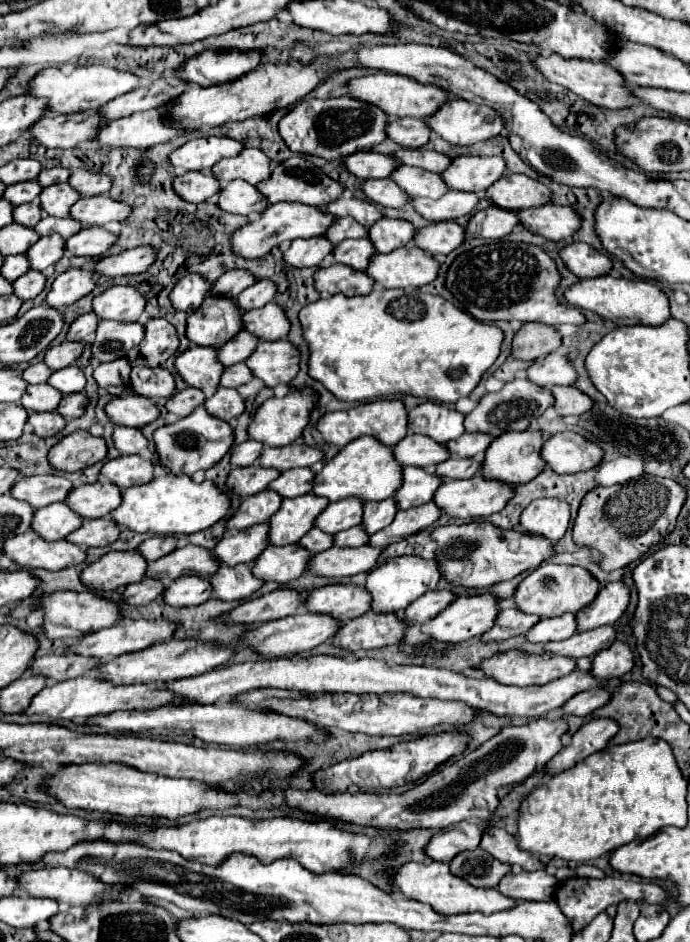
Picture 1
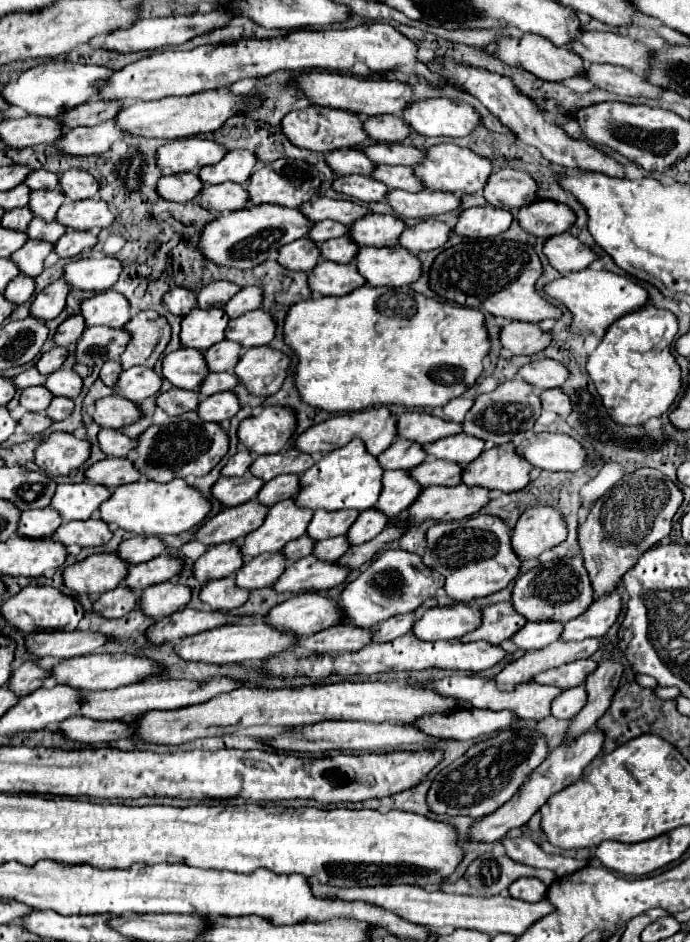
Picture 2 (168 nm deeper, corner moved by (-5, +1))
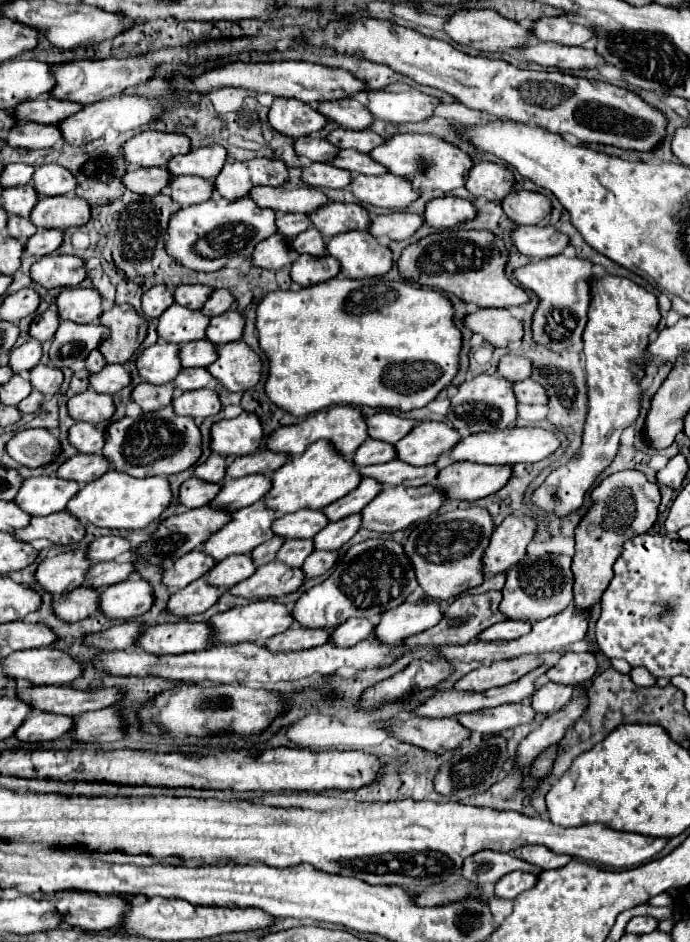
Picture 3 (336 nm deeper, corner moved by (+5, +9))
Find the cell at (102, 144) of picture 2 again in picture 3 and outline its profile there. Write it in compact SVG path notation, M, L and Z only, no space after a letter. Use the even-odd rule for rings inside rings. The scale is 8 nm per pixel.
M18 121L6 135L6 143L14 149L48 149L58 145L62 139L56 125L42 125L32 121Z

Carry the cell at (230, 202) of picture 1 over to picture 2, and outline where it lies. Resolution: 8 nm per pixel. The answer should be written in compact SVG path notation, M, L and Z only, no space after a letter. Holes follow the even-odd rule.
M220 183L208 185L200 193L200 205L204 209L214 209L218 213L232 213L246 209L250 205L250 195L240 183Z

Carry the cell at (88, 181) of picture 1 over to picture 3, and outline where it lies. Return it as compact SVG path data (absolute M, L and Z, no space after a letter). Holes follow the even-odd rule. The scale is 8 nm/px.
M40 165L32 175L36 193L42 197L70 195L76 189L76 179L60 165Z

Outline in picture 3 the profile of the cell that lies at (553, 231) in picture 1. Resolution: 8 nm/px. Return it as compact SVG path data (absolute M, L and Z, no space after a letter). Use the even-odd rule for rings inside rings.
M510 191L502 199L502 209L516 225L538 225L550 215L552 205L540 193Z

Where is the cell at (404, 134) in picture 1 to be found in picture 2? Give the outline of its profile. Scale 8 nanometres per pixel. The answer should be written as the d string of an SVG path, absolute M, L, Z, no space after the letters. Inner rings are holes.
M374 115L364 121L364 129L370 139L378 143L398 143L412 135L410 127L402 123L402 115Z

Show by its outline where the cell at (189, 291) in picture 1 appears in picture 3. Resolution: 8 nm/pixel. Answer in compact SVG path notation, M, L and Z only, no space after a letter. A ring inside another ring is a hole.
M156 285L142 295L142 313L144 317L160 317L172 303L172 291L164 285Z

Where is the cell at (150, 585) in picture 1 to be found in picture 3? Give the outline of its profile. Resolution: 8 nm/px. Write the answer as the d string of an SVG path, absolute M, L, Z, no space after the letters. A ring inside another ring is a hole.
M76 587L70 593L64 593L56 599L52 599L52 613L66 621L66 623L76 623L82 621L98 611L98 597L100 591L94 591L92 587Z

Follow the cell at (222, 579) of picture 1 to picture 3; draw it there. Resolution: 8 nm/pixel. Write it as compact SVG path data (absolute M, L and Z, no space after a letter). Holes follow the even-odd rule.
M196 579L196 583L170 595L166 611L176 617L204 613L208 607L212 607L218 601L218 597L220 597L220 591L216 587L206 585L204 579Z

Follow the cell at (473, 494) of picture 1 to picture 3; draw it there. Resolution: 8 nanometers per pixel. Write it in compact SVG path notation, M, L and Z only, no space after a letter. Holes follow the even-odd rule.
M422 485L422 487L382 487L380 495L364 507L362 515L362 527L378 533L394 533L400 529L406 529L408 525L416 521L428 519L428 515L436 513L440 505L446 501L446 495L436 489L436 485Z

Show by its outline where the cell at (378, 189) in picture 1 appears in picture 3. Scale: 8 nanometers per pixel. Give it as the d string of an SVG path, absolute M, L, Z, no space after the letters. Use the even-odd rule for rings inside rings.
M308 163L302 169L300 179L318 189L344 189L350 183L350 173L344 169L338 169L330 163Z

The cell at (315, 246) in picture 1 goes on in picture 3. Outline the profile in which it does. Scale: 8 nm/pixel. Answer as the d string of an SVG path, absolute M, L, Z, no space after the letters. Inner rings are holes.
M274 233L272 237L260 241L254 251L252 251L252 265L260 267L260 269L282 269L282 267L290 267L294 259L294 251L290 249L290 245L284 241L282 235Z

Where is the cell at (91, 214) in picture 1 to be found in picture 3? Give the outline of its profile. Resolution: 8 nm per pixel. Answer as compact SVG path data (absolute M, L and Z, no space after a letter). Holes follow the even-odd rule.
M40 197L28 217L38 229L70 229L90 221L90 205L76 197Z

